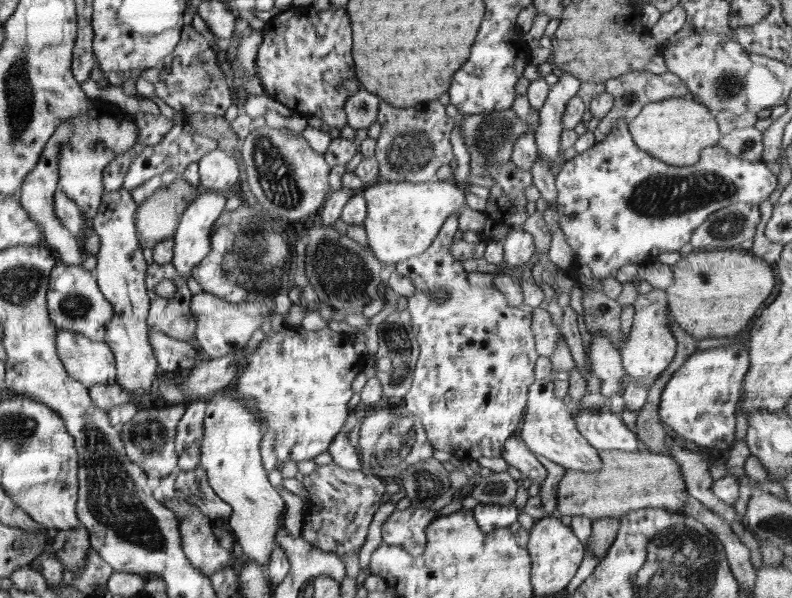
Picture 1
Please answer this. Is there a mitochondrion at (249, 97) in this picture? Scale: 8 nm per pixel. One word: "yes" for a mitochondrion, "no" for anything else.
no

